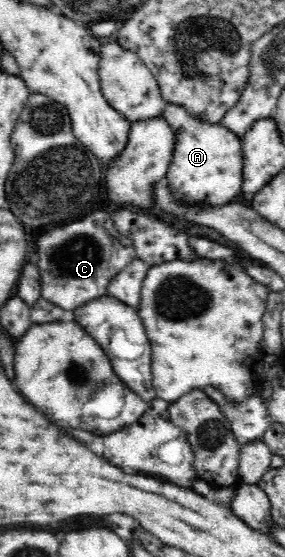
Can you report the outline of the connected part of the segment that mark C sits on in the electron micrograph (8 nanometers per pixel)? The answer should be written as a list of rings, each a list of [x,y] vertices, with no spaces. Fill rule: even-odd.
[[[95,212],[85,220],[55,226],[37,240],[35,248],[43,298],[67,310],[103,296],[111,279],[138,258],[132,240],[115,229],[112,213],[107,212]]]

